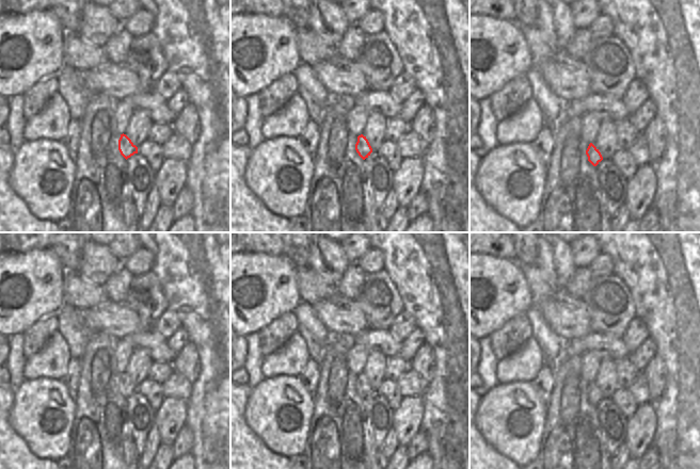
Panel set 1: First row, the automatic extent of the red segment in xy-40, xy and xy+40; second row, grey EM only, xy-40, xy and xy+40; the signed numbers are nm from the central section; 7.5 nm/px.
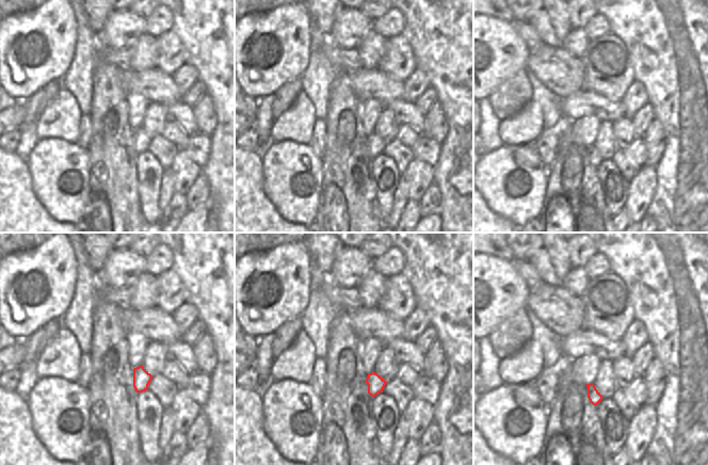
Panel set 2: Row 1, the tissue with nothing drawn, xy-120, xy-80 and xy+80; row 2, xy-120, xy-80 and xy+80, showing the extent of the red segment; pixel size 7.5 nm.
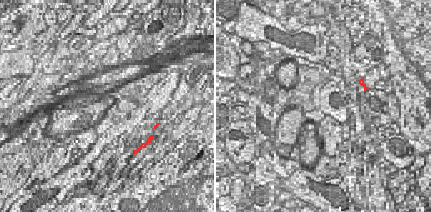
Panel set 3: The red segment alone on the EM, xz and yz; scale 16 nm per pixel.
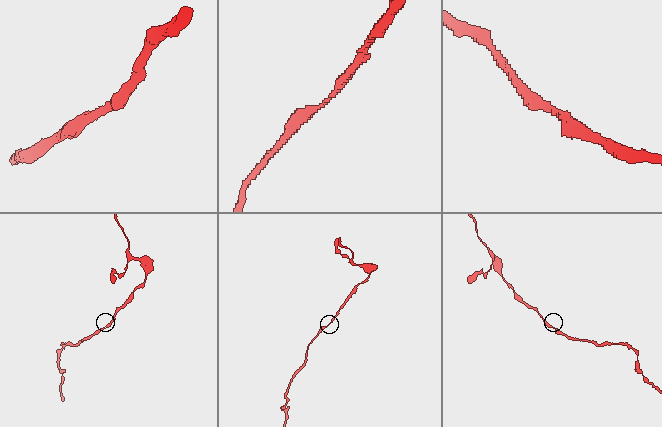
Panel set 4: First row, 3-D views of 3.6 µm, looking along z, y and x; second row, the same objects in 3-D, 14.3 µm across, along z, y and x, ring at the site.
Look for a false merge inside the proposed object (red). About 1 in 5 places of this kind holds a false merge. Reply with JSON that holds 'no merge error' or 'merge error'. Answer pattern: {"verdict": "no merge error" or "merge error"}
{"verdict": "no merge error"}

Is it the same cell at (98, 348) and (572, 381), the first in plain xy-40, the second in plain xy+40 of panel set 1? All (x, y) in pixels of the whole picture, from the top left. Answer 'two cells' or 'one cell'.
one cell

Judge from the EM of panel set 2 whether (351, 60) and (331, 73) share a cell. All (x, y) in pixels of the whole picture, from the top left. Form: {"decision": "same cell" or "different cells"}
{"decision": "different cells"}

